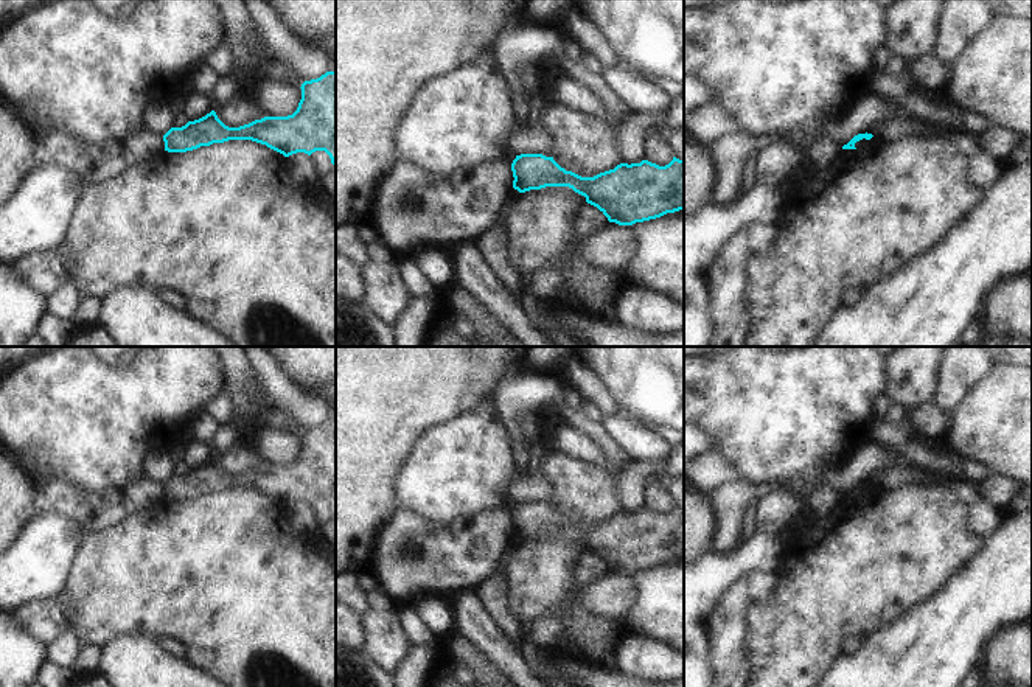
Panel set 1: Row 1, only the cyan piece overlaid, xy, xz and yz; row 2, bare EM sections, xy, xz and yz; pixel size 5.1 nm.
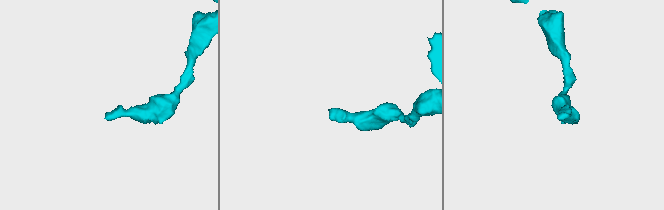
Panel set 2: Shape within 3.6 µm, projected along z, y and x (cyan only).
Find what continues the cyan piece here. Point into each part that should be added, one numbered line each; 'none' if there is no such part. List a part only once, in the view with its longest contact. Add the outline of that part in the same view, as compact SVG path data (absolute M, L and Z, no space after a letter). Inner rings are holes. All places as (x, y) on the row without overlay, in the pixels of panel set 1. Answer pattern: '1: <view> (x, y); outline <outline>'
none

